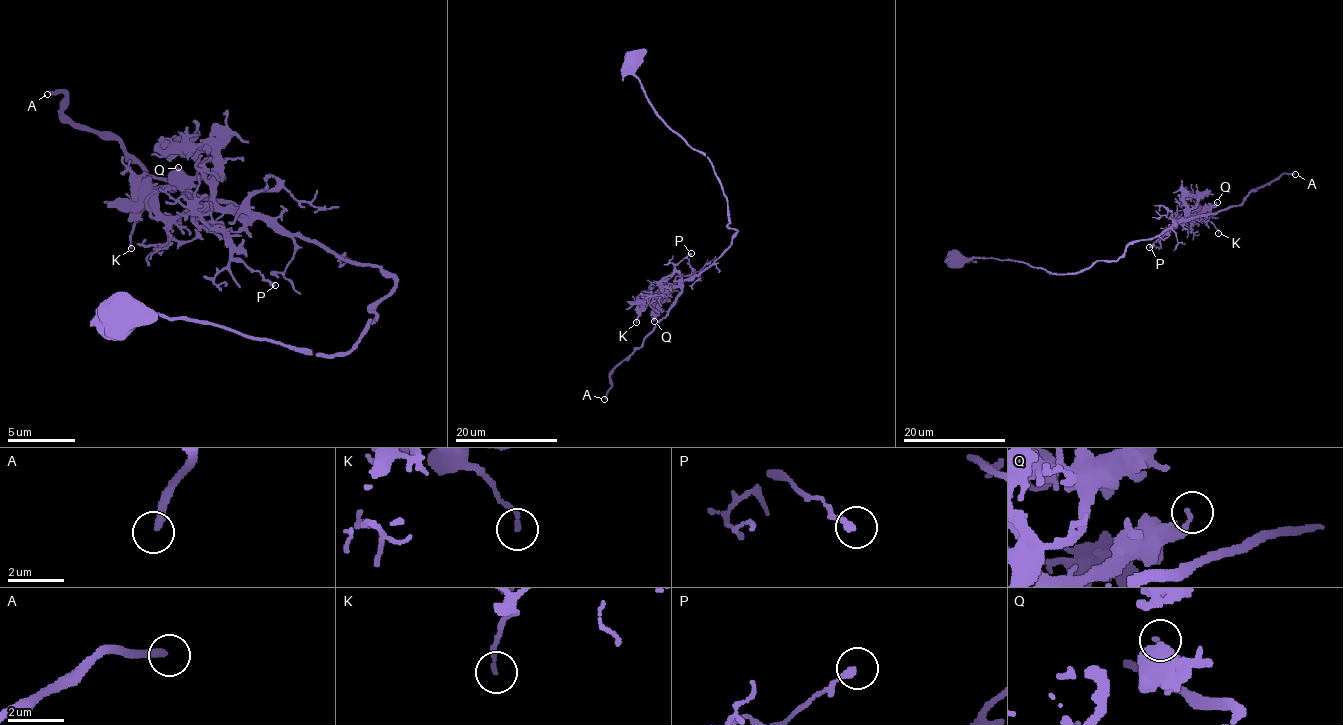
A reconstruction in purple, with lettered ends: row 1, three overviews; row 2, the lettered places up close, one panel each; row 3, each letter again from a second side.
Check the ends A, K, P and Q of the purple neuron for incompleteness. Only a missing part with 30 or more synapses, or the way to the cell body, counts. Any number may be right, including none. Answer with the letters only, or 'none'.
A

